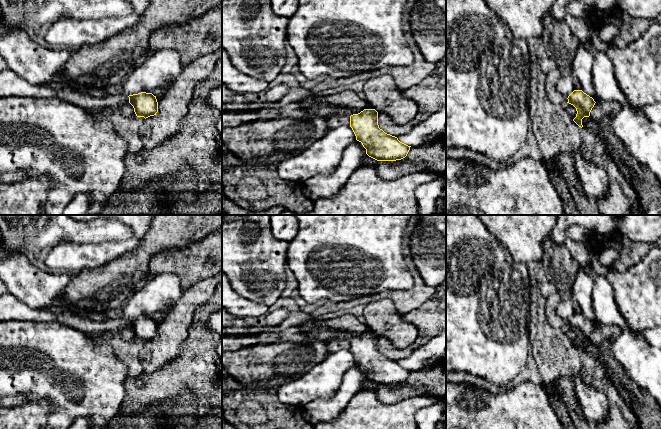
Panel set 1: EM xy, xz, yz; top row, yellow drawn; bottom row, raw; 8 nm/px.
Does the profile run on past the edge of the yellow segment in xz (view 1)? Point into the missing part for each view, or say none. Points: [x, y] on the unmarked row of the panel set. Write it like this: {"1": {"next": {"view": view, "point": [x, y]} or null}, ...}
{"1": {"next": null}}

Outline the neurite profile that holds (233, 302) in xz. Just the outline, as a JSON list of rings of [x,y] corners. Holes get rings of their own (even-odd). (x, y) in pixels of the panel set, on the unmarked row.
[[[222,272],[222,308],[241,318],[260,317],[269,313],[269,306],[252,302],[239,295],[232,288],[224,272]]]

